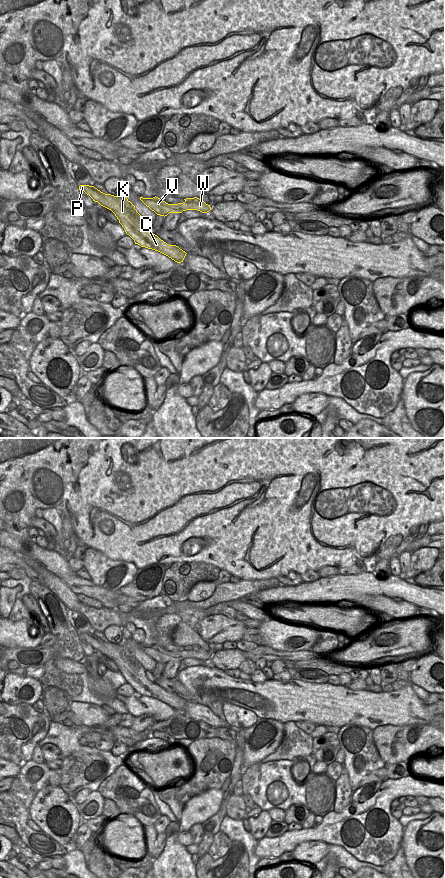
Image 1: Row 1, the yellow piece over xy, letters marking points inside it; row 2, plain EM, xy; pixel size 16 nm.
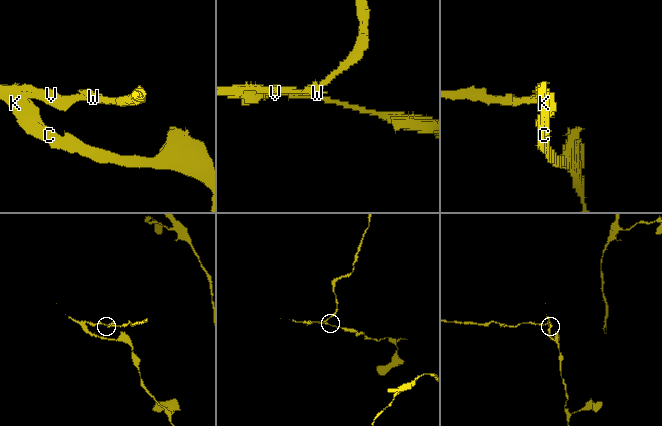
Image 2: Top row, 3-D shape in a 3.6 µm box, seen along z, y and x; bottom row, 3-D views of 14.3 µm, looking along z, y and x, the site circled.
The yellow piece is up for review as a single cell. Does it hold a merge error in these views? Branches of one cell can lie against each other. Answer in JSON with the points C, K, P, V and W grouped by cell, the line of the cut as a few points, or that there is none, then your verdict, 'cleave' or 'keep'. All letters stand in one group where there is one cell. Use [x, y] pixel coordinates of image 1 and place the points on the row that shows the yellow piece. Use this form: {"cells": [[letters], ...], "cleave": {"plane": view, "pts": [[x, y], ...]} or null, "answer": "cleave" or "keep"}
{"cells": [["C", "K", "P"], ["V", "W"]], "cleave": {"plane": "xy", "pts": [[125, 195], [126, 198]]}, "answer": "cleave"}

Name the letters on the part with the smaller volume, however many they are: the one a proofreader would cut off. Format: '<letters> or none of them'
V, W

